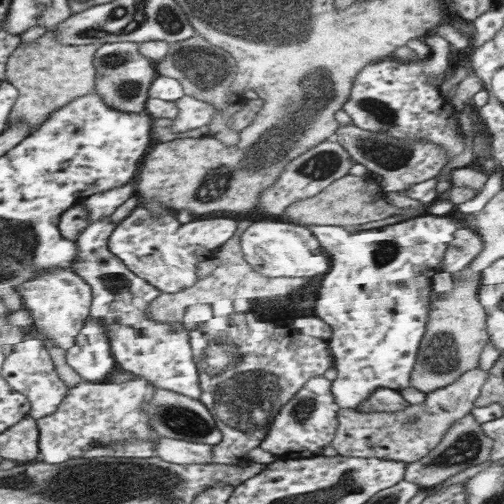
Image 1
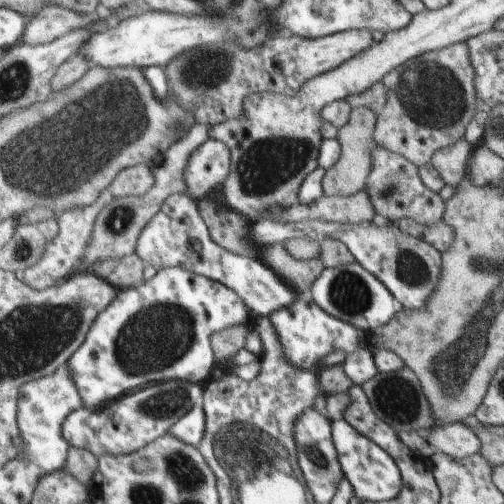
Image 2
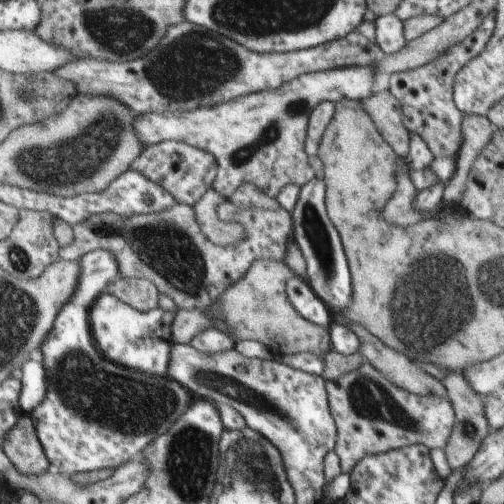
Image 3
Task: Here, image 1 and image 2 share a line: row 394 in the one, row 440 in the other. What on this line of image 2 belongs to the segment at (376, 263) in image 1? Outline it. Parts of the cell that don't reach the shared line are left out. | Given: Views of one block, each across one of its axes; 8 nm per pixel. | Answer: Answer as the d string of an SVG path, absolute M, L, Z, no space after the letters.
M343 418L333 420L331 428L333 428L335 452L337 452L341 470L347 476L347 482L351 484L353 496L359 500L367 500L367 502L387 502L387 500L399 498L399 494L403 492L403 478L401 478L401 470L395 464L395 460L391 458L391 454L385 452L383 448L379 448L379 444L375 444L375 440L361 436Z

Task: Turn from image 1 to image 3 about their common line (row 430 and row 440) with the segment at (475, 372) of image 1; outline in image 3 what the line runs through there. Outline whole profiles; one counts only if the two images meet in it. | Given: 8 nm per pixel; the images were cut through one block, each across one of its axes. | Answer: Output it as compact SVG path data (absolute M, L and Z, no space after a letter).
M363 362L357 370L335 380L327 380L329 410L337 428L335 454L341 472L351 472L363 458L403 446L423 446L425 450L443 450L453 430L455 414L451 402L439 396L417 396L397 388L391 380Z

